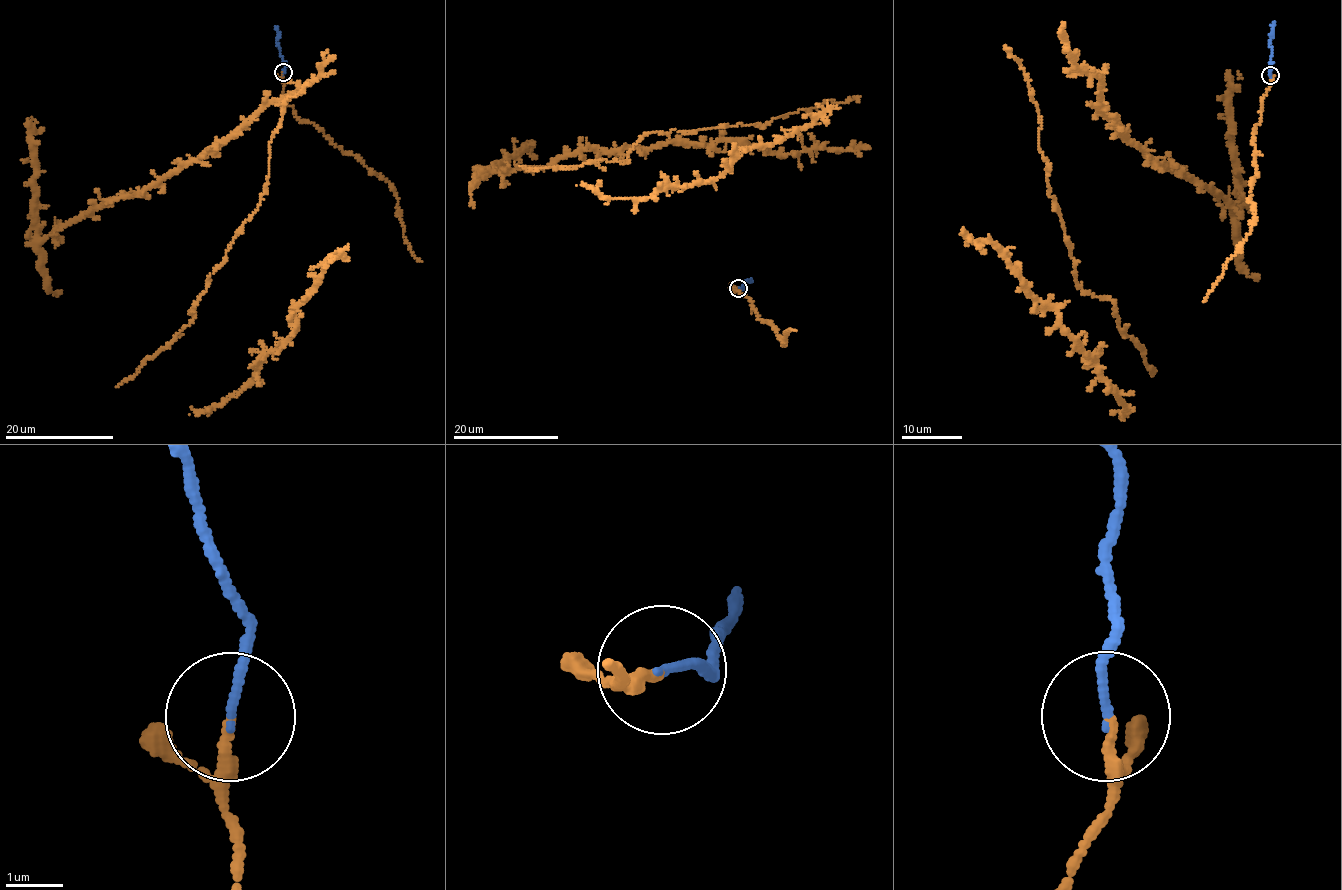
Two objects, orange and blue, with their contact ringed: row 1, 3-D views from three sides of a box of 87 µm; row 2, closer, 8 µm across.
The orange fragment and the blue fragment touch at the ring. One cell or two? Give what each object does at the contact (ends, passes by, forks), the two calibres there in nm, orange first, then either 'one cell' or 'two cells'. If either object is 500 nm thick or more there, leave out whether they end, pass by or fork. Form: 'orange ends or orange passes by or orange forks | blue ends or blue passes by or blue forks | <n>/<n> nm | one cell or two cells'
orange ends | blue ends | 160/150 nm | one cell

